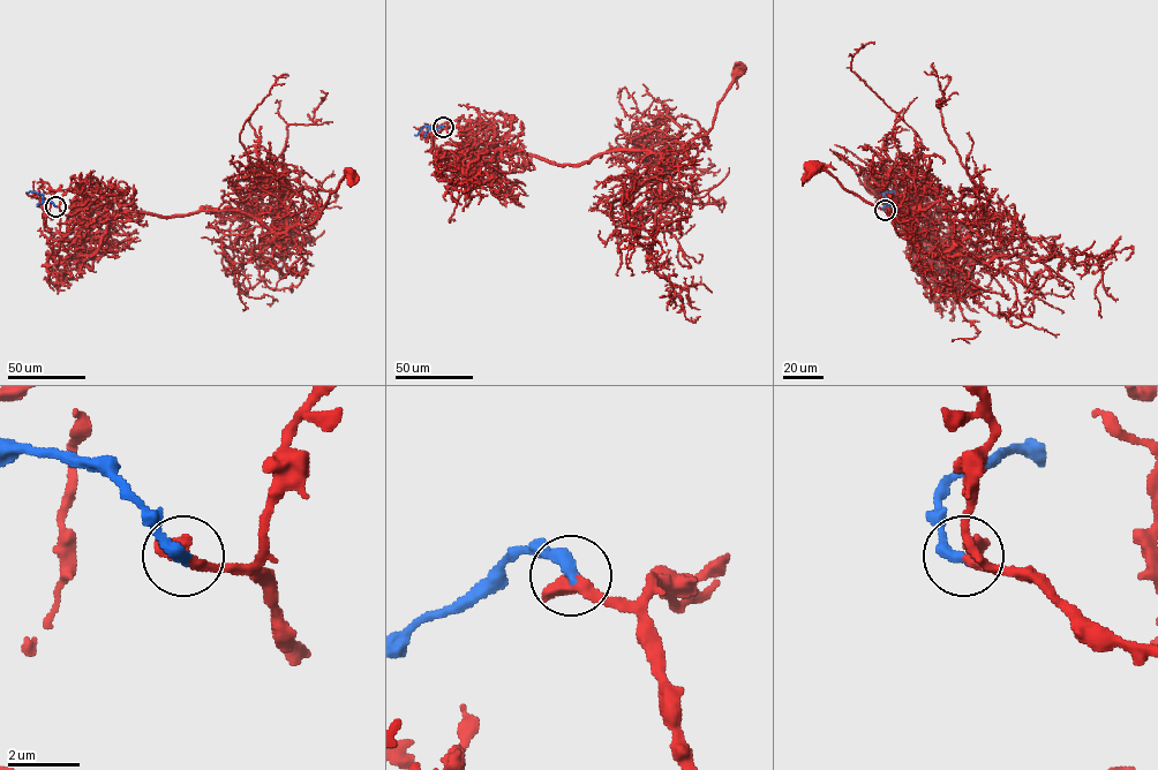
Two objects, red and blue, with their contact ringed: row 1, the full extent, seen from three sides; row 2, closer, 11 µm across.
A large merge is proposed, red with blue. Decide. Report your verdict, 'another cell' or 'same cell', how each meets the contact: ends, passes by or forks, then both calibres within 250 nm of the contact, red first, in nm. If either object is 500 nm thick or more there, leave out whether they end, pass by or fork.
same cell; red ends there; blue ends there; 480 nm thick on the red side, 360 nm on the other

